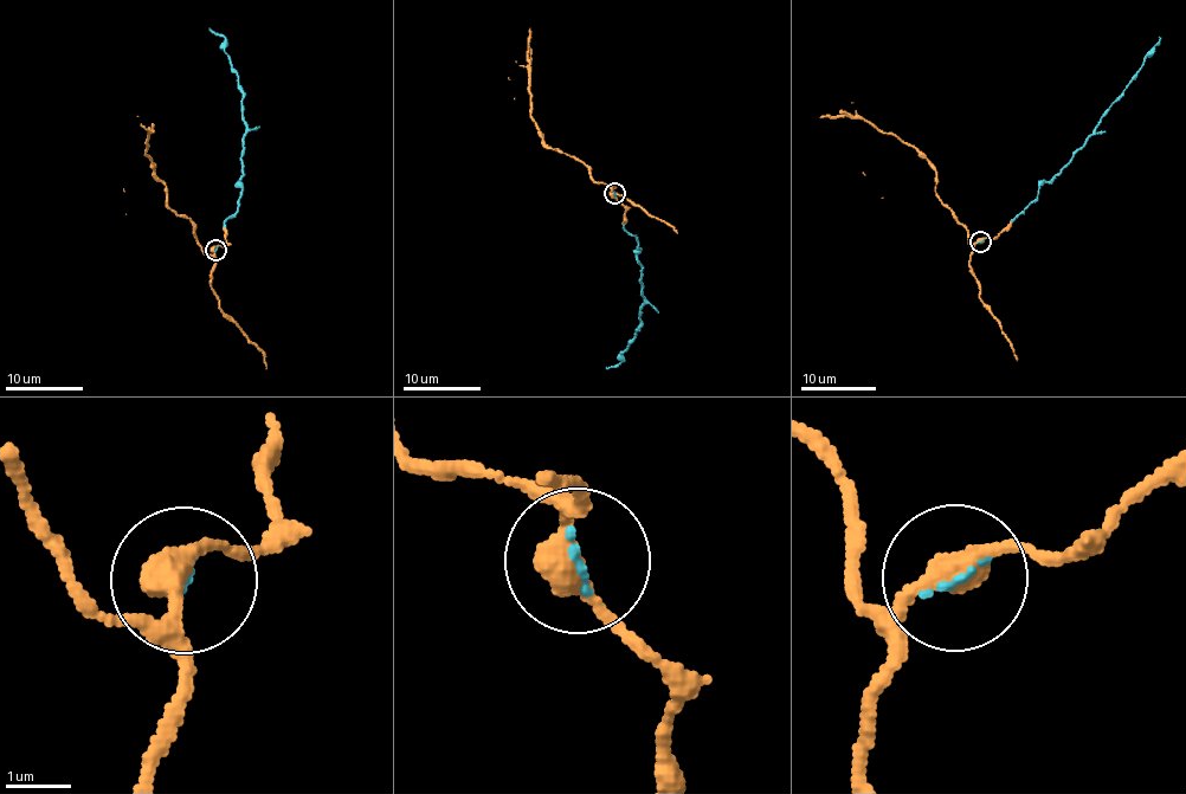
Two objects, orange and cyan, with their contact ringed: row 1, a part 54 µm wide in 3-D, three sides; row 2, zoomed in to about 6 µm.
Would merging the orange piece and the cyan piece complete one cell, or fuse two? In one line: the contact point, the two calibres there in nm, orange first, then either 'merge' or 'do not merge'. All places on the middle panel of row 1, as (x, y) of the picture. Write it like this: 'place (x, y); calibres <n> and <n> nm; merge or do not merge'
place (614, 193); calibres 400 and 90 nm; merge

